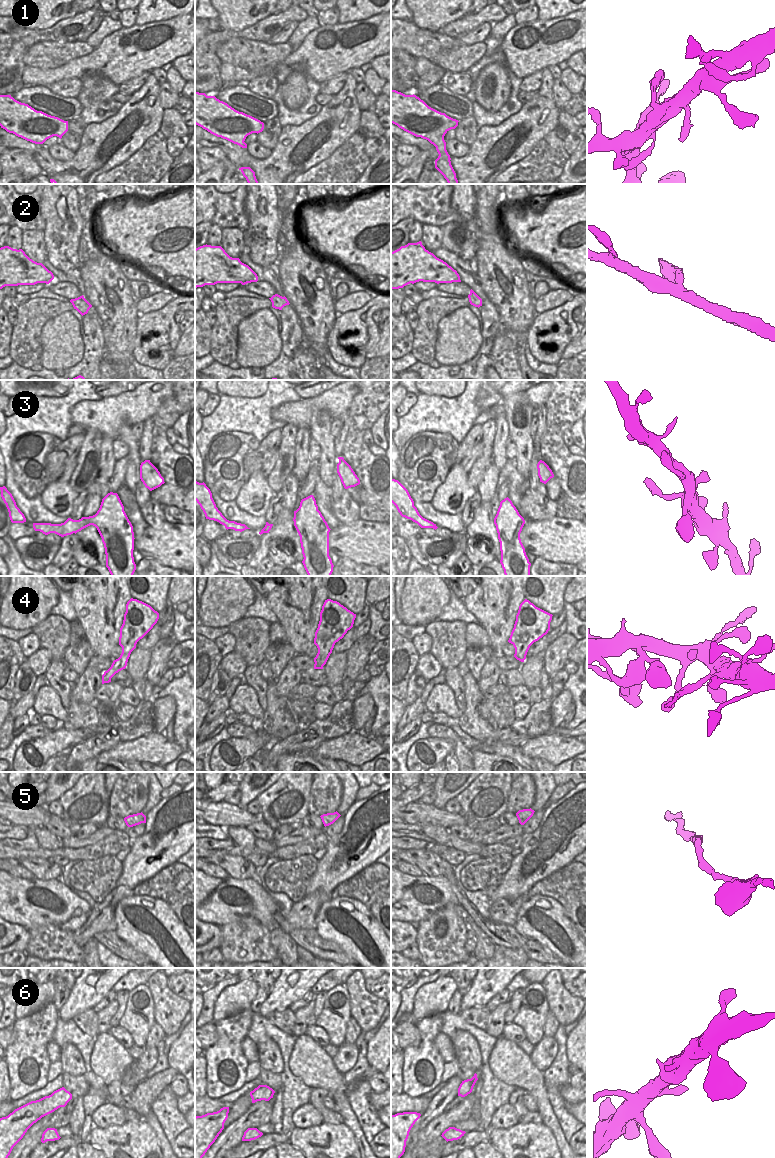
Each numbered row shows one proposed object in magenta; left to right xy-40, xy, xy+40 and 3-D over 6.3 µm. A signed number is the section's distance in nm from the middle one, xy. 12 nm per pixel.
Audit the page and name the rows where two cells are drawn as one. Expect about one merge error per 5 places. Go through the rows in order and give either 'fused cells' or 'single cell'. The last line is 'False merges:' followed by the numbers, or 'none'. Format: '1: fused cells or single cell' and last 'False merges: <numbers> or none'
1: fused cells
2: single cell
3: single cell
4: single cell
5: single cell
6: single cell
False merges: 1

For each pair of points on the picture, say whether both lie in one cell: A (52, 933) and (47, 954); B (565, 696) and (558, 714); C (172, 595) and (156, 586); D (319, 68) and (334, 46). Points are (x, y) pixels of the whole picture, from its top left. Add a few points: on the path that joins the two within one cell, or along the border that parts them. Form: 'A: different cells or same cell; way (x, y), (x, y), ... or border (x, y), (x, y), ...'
A: same cell; way (51, 938), (47, 943), (47, 949)
B: same cell; way (564, 700), (559, 710)
C: different cells; border (169, 586), (166, 598)
D: same cell; way (319, 63), (329, 51)

